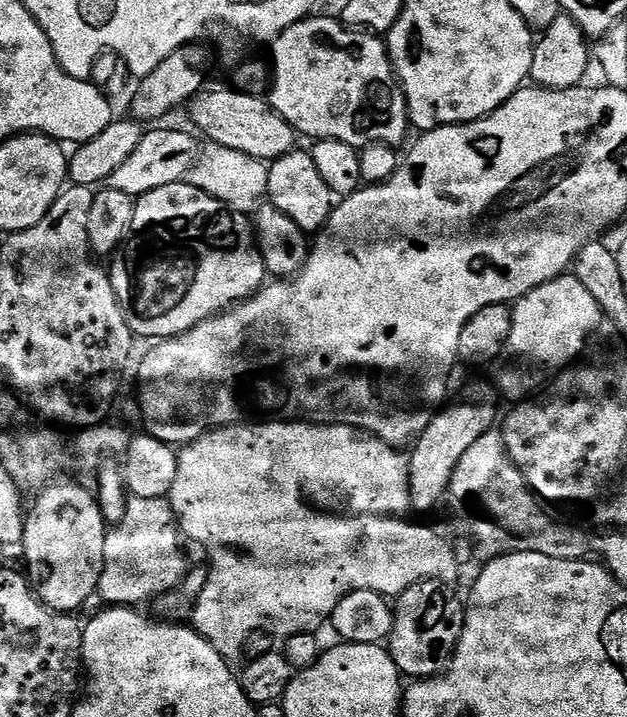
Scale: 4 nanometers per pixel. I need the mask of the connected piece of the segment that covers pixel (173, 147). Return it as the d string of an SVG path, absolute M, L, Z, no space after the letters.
M156 126L153 130L145 131L142 142L138 142L134 154L130 154L130 158L126 158L126 162L122 162L122 166L118 166L118 170L114 170L110 186L114 190L122 190L122 194L130 194L133 198L139 198L147 194L150 190L158 190L158 186L170 186L171 184L181 183L187 177L188 171L196 165L196 157L200 155L201 145L196 145L197 137L191 131L179 132L176 128L160 128L164 126Z

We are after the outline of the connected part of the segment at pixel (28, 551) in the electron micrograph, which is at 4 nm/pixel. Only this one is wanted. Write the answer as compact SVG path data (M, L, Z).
M53 482L39 493L36 505L31 505L24 522L23 563L28 563L26 579L36 597L53 612L65 614L79 613L79 608L91 596L97 595L100 586L100 575L104 565L104 551L108 528L99 508L97 497L87 492L80 484L60 484Z

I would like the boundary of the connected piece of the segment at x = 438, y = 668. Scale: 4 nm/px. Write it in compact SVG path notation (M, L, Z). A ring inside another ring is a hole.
M440 580L422 581L395 597L394 626L386 647L405 677L426 680L447 670L464 629L466 604L461 597L460 600L456 597L456 590Z

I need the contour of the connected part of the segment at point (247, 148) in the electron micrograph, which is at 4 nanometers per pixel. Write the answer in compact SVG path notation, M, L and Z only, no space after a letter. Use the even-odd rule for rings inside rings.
M205 90L191 101L190 109L192 108L193 124L191 127L201 137L204 135L205 141L217 144L223 148L229 148L230 150L238 150L242 154L253 156L255 160L263 160L265 162L277 160L278 157L285 156L287 152L293 151L297 147L298 133L296 129L288 125L286 118L282 118L275 112L267 99L251 96L250 94L242 94L235 90L227 91L211 92L211 90Z

